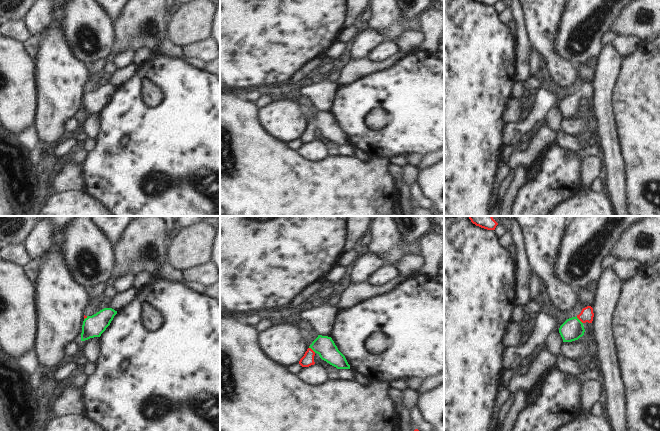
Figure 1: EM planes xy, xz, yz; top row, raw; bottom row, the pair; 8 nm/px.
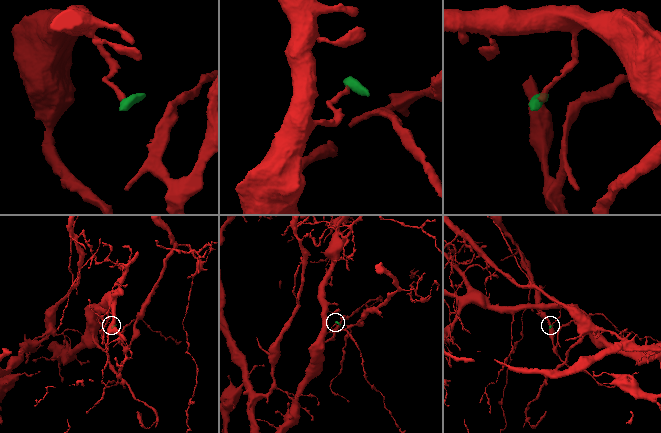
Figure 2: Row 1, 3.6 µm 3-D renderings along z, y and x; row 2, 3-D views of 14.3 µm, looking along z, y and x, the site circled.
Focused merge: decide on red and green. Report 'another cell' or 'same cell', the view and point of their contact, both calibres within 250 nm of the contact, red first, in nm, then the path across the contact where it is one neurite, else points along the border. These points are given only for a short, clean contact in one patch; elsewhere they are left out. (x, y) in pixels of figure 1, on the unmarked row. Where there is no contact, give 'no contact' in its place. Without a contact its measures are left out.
same cell | yz (579, 95) | 110/180 nm | across yz (586, 91), (579, 95), (572, 105)

